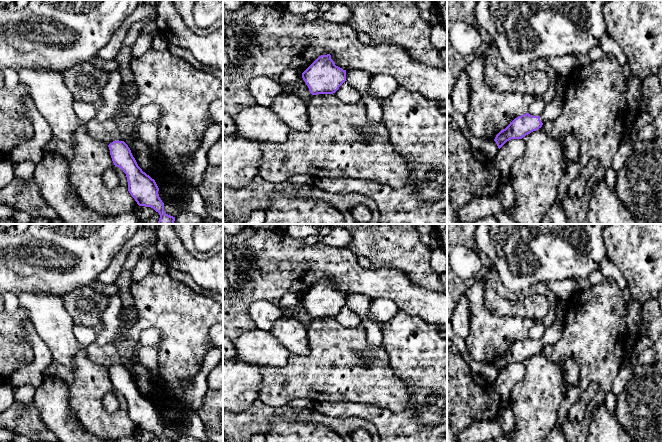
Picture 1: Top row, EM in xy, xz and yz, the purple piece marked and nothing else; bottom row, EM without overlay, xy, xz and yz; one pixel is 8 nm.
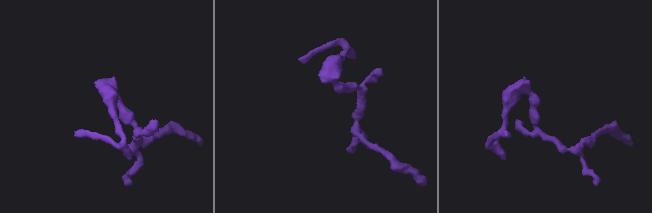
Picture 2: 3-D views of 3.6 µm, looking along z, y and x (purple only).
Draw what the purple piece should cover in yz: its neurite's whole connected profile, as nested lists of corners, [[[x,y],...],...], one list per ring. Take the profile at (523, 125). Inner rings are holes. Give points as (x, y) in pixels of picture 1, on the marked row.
[[[565,92],[554,98],[553,101],[547,104],[540,116],[532,116],[529,113],[523,114],[515,118],[495,137],[498,148],[500,149],[507,141],[511,139],[522,139],[533,131],[538,130],[546,121],[551,121],[557,118],[564,107]]]

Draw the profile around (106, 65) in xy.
[[[93,56],[89,62],[97,69],[106,71],[106,72],[112,72],[114,70],[117,70],[118,64],[115,62],[115,60],[103,60],[99,58],[98,56]]]

